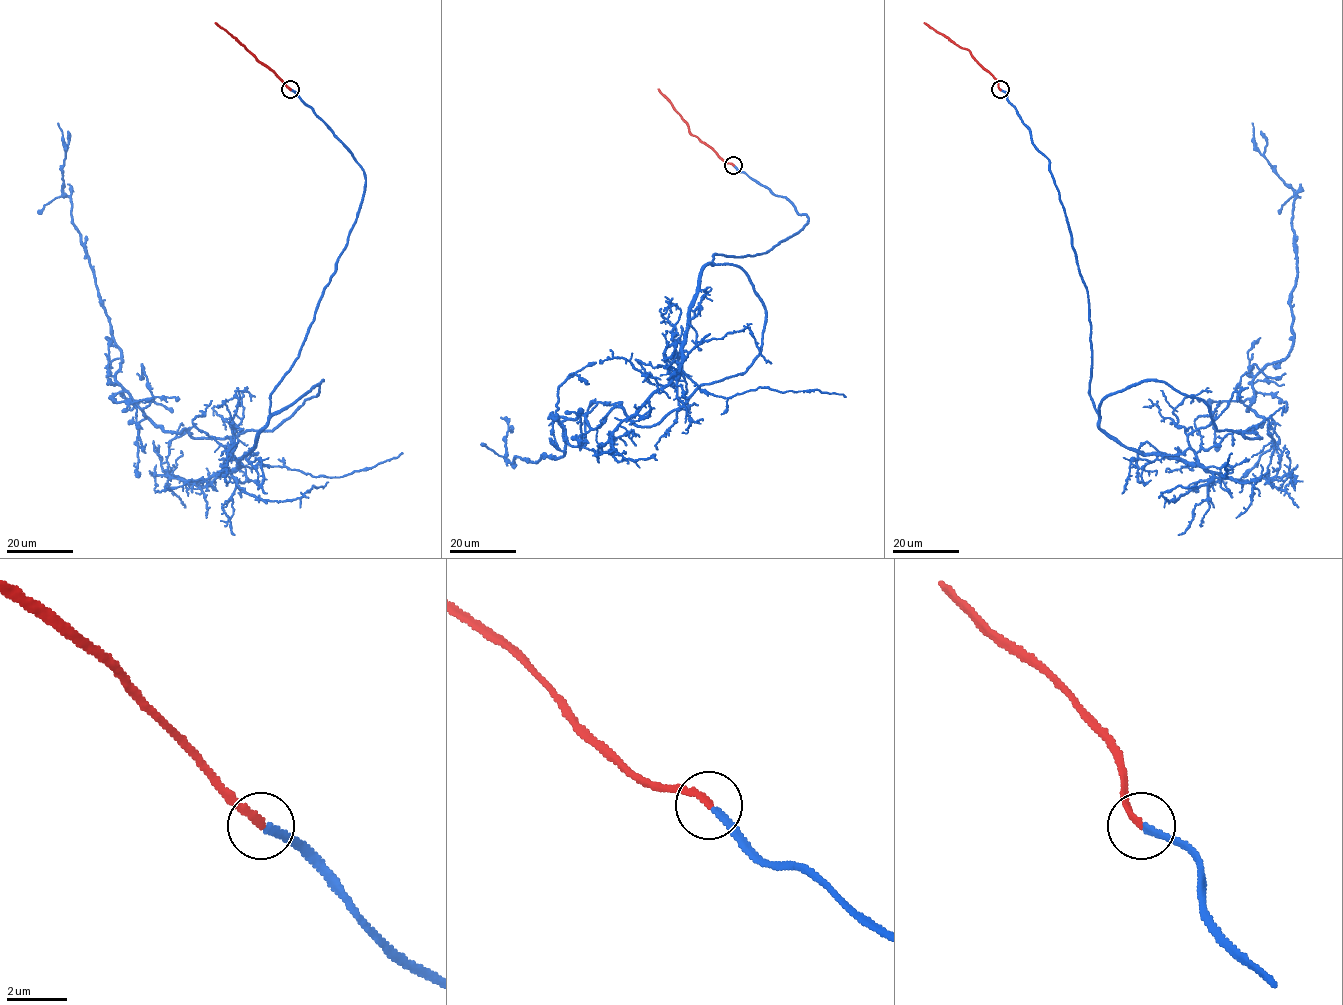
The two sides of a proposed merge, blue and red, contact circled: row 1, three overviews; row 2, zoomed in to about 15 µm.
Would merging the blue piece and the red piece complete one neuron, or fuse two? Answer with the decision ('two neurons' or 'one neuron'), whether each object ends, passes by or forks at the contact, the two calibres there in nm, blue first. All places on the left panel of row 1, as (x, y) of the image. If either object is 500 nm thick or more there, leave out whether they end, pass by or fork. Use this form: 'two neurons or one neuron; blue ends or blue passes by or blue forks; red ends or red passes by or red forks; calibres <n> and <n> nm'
one neuron; blue ends; red ends; calibres 200 and 220 nm

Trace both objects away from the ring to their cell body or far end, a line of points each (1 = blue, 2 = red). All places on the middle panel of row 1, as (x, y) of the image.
1: (733, 166), (808, 220), (700, 273), (680, 408), (560, 417), (565, 453), (536, 462), (505, 458), (500, 417)
2: (733, 165), (726, 163), (689, 131), (686, 121), (658, 89)

